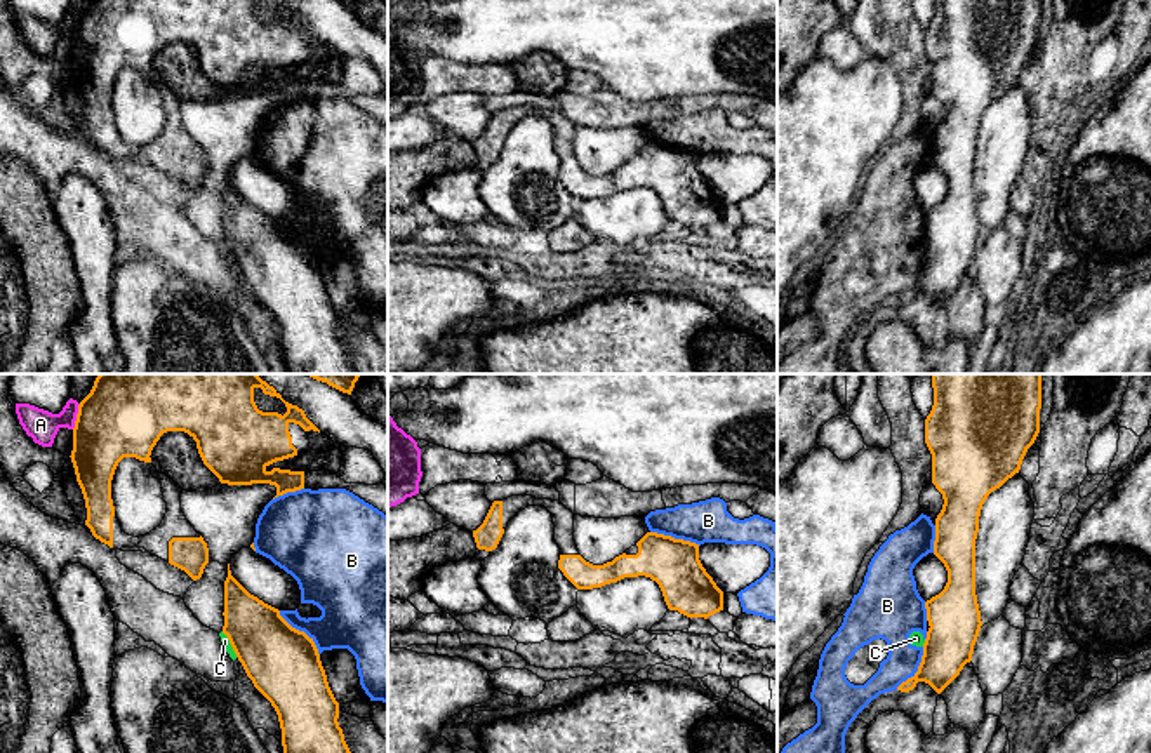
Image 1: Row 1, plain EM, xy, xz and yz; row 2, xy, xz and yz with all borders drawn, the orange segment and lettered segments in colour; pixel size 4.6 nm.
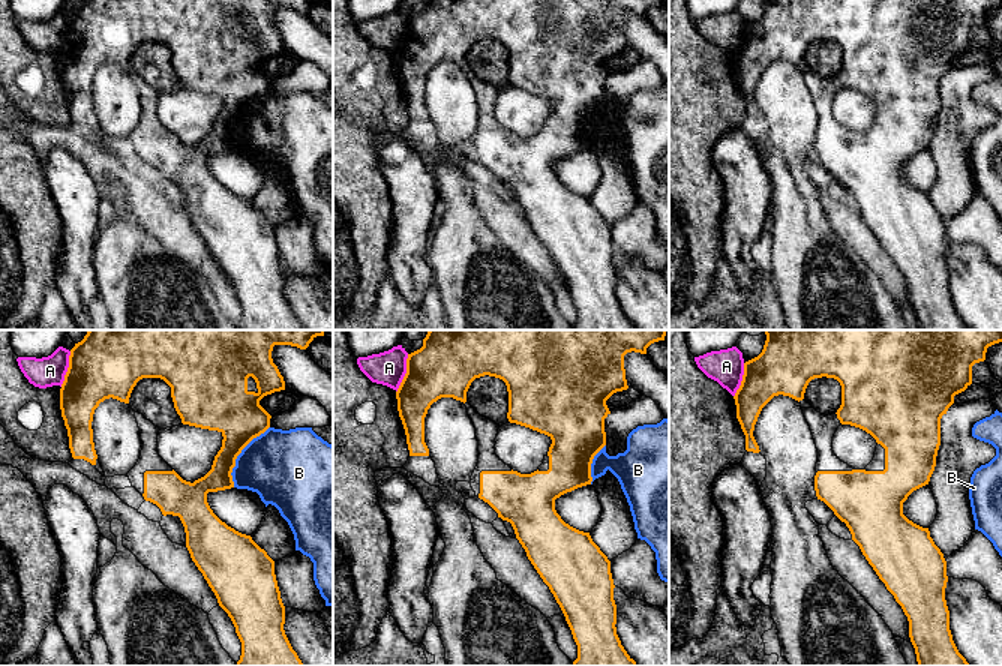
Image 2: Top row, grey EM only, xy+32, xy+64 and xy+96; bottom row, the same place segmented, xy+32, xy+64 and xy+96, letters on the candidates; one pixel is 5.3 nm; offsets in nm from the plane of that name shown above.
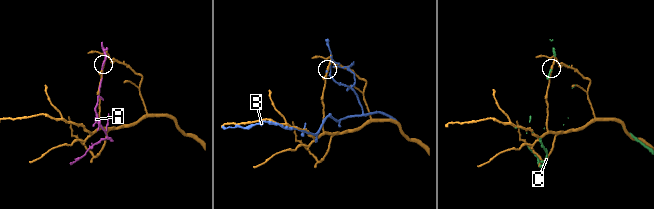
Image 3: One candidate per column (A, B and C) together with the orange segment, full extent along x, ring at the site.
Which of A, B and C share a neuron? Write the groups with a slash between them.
A / B C

